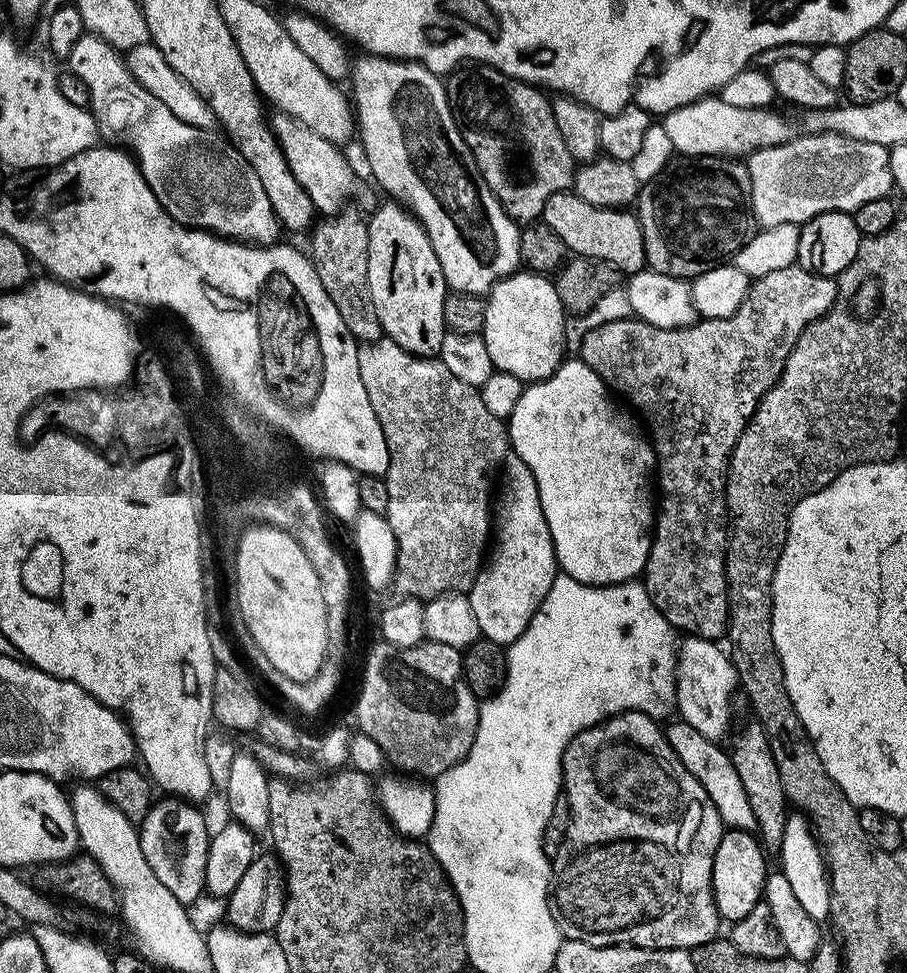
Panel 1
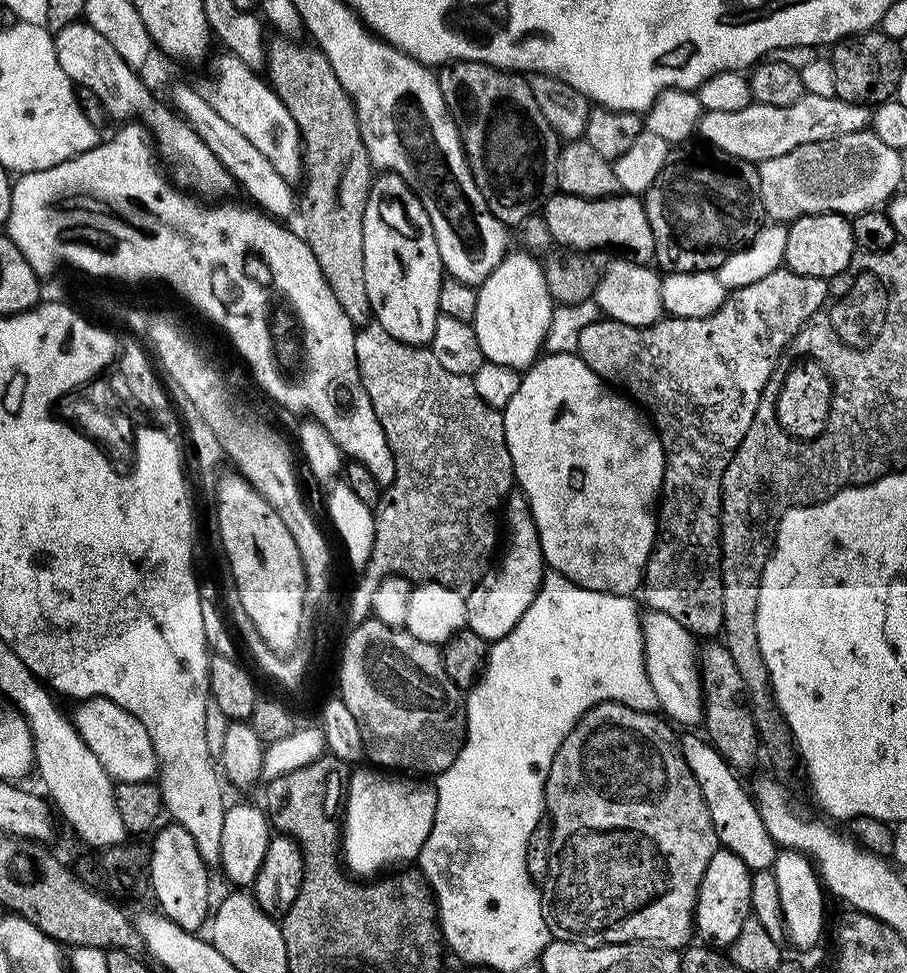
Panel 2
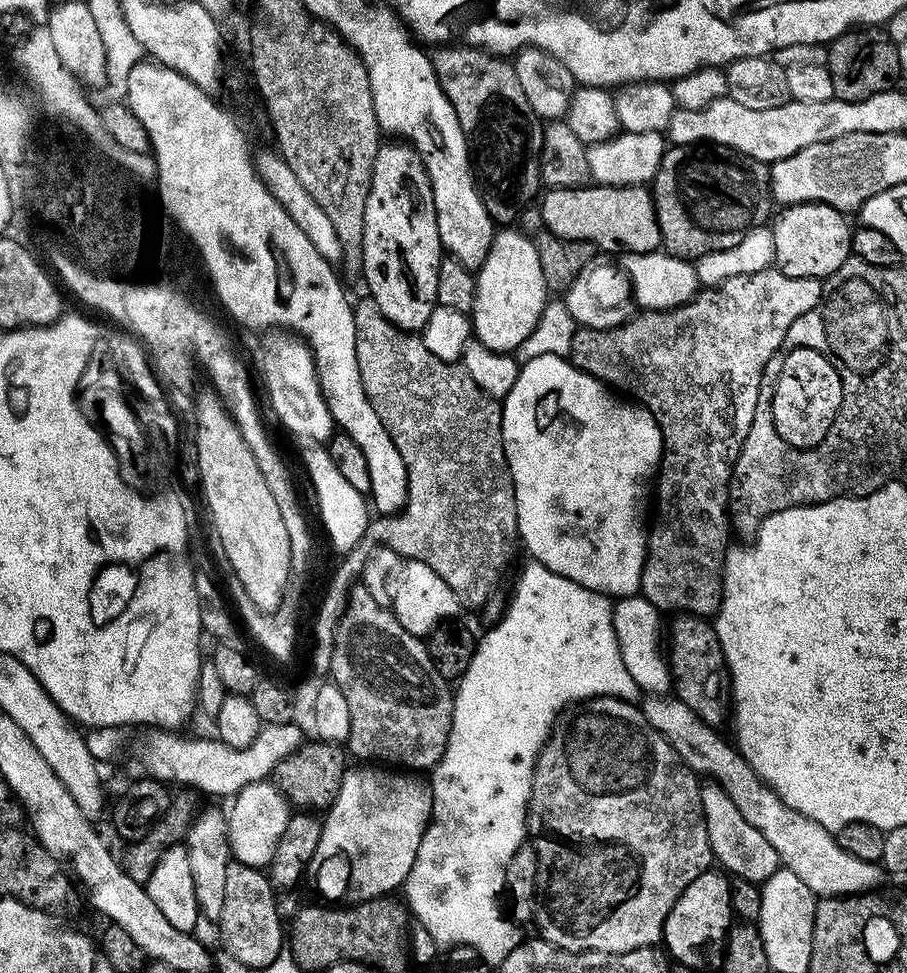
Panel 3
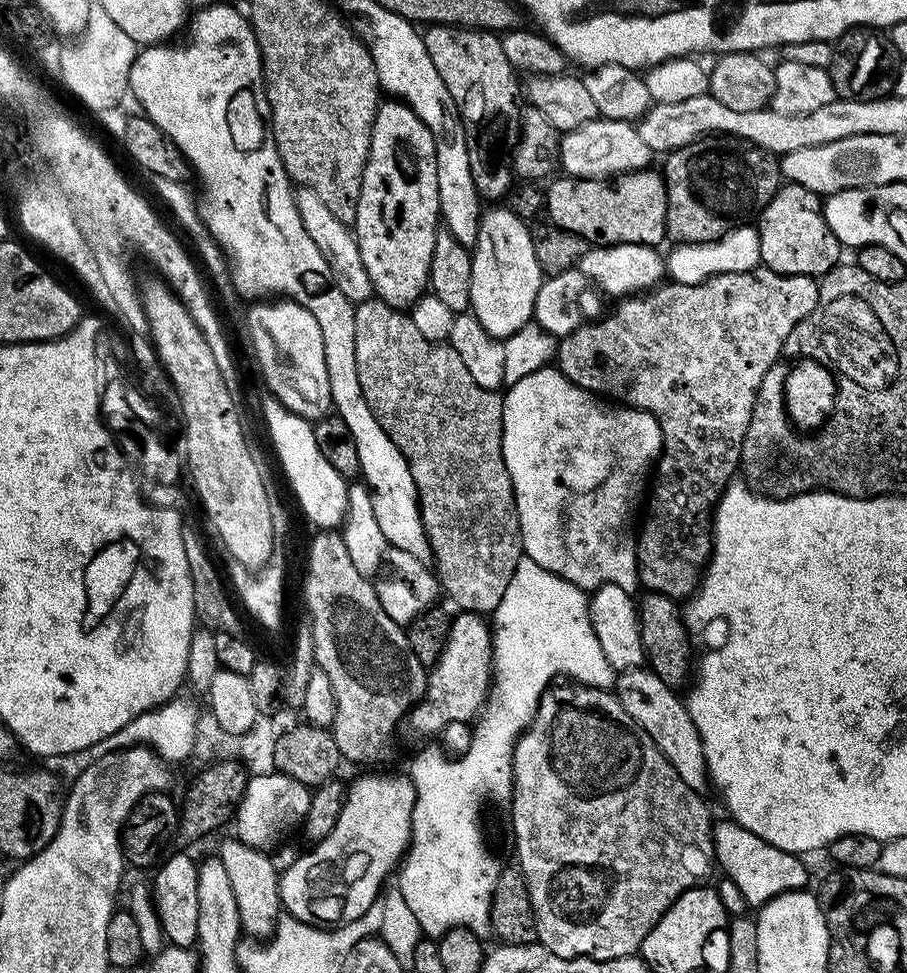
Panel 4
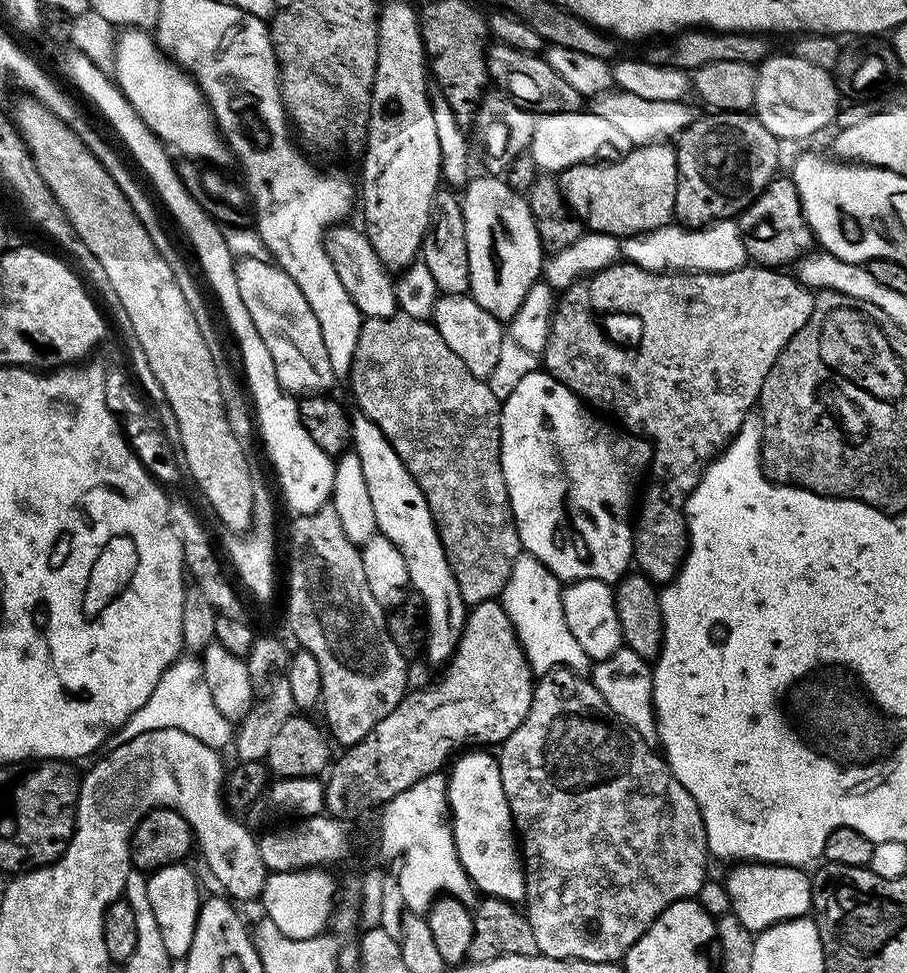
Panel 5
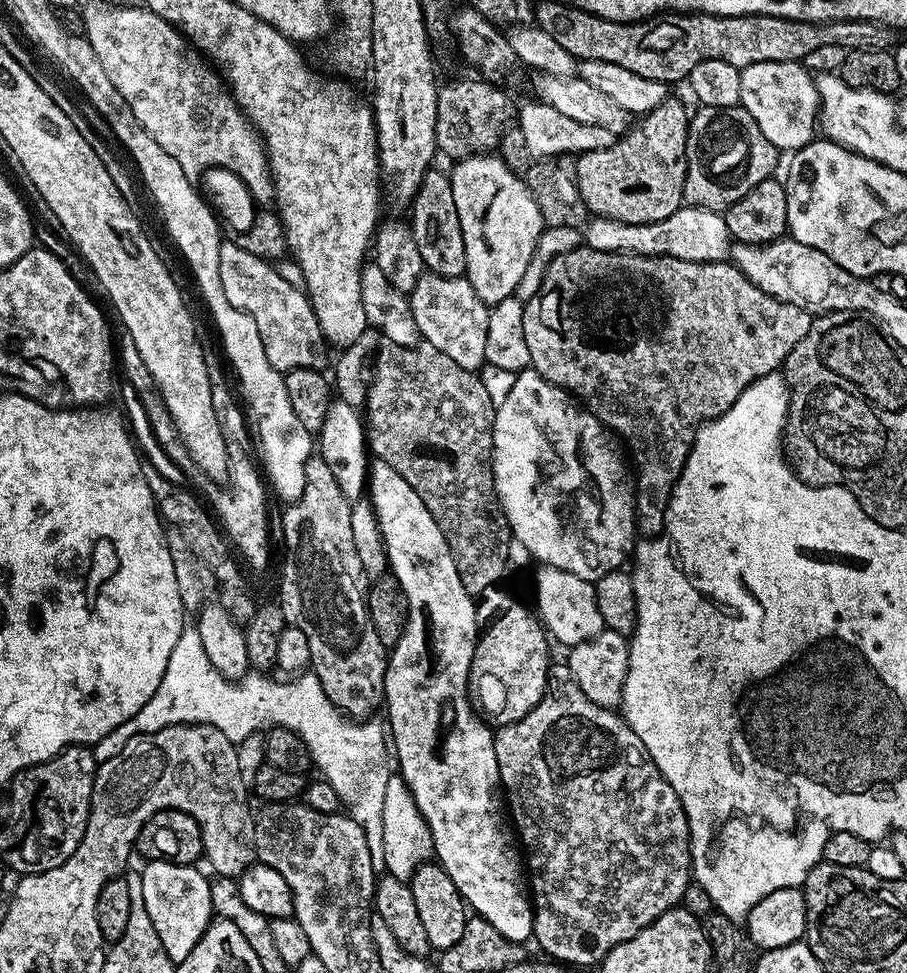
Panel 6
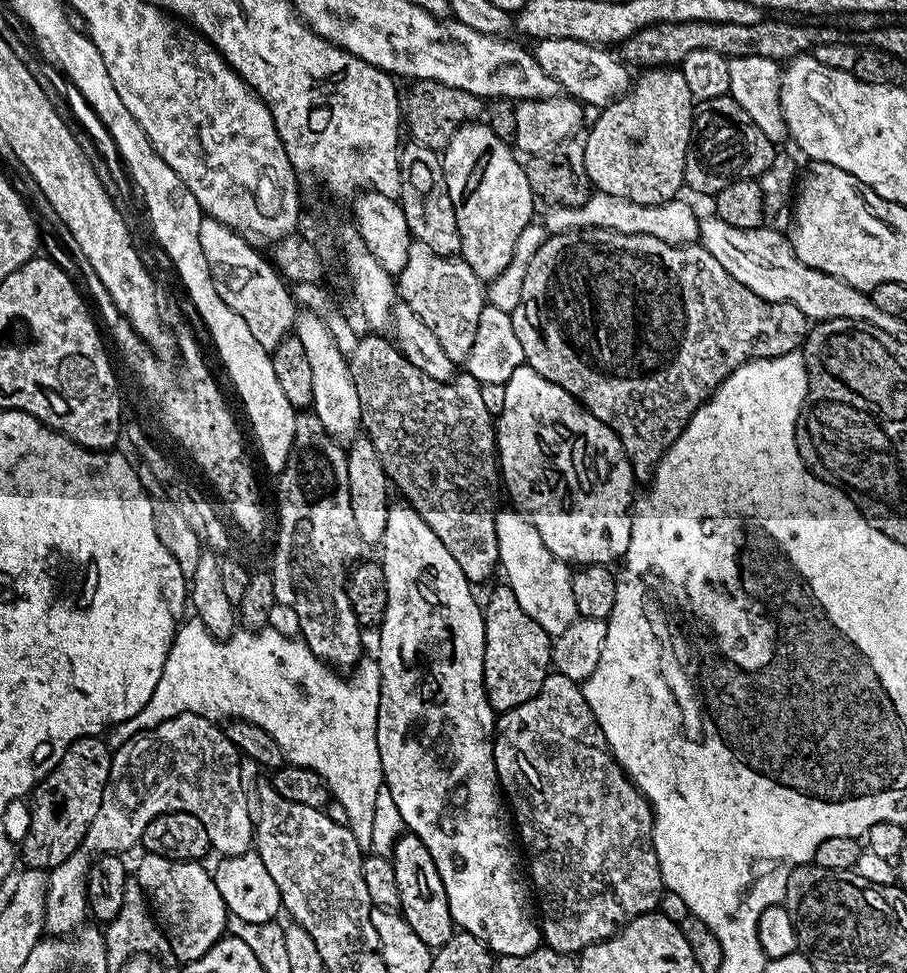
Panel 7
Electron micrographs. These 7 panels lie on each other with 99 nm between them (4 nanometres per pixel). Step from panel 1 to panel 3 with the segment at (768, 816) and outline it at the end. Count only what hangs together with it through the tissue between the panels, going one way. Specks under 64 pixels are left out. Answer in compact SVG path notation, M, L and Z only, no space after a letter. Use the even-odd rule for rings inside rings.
M676 614L671 617L672 629L666 632L666 659L672 676L671 691L702 722L713 726L730 716L730 677L724 663L724 652L716 637L716 629L705 617Z

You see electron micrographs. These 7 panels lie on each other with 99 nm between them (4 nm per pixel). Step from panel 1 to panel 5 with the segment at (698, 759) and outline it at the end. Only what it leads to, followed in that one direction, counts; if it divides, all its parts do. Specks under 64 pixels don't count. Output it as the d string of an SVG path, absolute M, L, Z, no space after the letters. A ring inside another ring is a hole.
M740 862L728 872L726 887L732 903L731 913L749 932L762 932L787 920L799 920L812 911L812 876L803 867L791 864Z

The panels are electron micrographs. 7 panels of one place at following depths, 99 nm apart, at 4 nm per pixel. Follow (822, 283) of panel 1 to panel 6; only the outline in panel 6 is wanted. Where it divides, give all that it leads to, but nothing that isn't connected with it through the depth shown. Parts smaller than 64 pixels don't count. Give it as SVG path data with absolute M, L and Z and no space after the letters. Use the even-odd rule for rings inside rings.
M581 246L579 248L571 248L568 252L563 252L561 256L556 256L553 260L547 261L546 267L548 267L548 277L545 278L544 284L548 287L548 292L541 294L540 301L536 304L536 309L534 309L533 312L531 309L530 314L525 315L524 317L524 337L526 338L528 349L530 350L530 358L532 359L531 367L542 378L546 378L552 384L555 384L556 387L564 389L565 392L571 394L573 397L579 398L582 401L583 407L591 412L593 416L596 416L600 420L600 423L603 424L605 428L615 433L621 441L623 441L622 439L628 440L629 446L636 451L637 462L640 463L640 480L638 476L639 487L640 484L644 487L644 493L642 491L639 493L636 502L636 526L645 537L655 537L657 533L663 529L666 523L668 501L674 492L674 489L671 488L671 484L679 478L680 471L682 471L683 468L685 471L686 465L689 463L692 454L692 444L696 441L696 432L699 431L700 425L707 424L708 421L716 419L716 417L721 416L727 408L734 406L734 402L740 397L742 389L751 386L758 378L769 376L771 372L777 371L777 369L783 365L786 357L790 354L790 350L794 350L794 346L798 346L798 342L802 342L802 338L806 338L806 334L810 330L810 326L814 319L813 313L802 310L790 302L782 302L778 298L774 298L770 294L758 290L758 286L754 286L754 282L747 280L747 278L741 274L740 269L732 262L711 261L709 264L704 264L701 261L683 261L681 258L676 257L640 256L638 253L634 252L603 252L602 250Z

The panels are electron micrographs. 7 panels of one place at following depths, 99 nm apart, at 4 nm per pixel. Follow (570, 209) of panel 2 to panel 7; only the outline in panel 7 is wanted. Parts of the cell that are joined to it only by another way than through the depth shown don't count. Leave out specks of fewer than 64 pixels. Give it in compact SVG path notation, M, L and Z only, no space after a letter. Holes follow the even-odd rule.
M679 67L649 68L639 75L627 91L599 109L600 117L593 122L584 140L584 176L596 192L615 193L634 203L664 204L677 199L681 195L680 188L685 187L684 167L692 146L694 101Z

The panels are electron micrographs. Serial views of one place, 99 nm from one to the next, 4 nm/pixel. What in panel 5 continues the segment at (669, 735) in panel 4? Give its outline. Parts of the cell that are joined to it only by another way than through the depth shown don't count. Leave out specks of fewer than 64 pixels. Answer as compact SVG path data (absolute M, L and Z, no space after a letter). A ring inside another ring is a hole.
M623 646L610 658L595 661L590 668L593 684L591 687L602 701L603 707L615 719L633 728L641 738L649 742L657 739L656 710L652 702L652 674L649 661Z

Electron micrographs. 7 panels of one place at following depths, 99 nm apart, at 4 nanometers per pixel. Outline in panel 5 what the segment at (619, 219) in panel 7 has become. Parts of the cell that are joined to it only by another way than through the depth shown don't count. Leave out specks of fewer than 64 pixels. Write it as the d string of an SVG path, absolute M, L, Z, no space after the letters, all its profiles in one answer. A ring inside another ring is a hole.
M735 219L720 220L702 229L671 224L646 235L629 236L621 241L621 257L647 272L712 272L726 273L747 263L747 252Z

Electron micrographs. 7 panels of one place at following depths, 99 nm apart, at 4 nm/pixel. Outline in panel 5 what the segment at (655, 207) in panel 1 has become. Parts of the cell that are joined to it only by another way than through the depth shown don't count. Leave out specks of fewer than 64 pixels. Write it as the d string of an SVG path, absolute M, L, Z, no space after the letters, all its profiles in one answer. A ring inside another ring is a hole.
M712 110L707 114L697 115L696 121L680 133L674 144L678 166L675 219L690 229L739 217L781 171L781 141L751 111Z

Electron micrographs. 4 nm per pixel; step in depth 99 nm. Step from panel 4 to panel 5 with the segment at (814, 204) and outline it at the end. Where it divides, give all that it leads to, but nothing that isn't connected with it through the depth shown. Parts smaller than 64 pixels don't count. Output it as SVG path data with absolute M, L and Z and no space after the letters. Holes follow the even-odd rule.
M777 175L766 191L738 217L741 238L744 239L747 259L765 268L779 269L808 255L814 244L810 226L804 217L798 190L787 175Z

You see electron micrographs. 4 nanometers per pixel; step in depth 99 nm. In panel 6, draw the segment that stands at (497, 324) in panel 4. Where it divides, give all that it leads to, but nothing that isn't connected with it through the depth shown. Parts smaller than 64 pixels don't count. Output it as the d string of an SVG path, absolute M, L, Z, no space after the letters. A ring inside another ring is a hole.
M477 154L461 159L450 172L454 190L454 206L458 206L458 222L462 226L462 242L466 242L466 278L470 286L489 306L501 304L506 298L516 296L516 287L524 280L532 255L537 255L540 233L546 225L527 183L517 173L500 161L496 154Z

